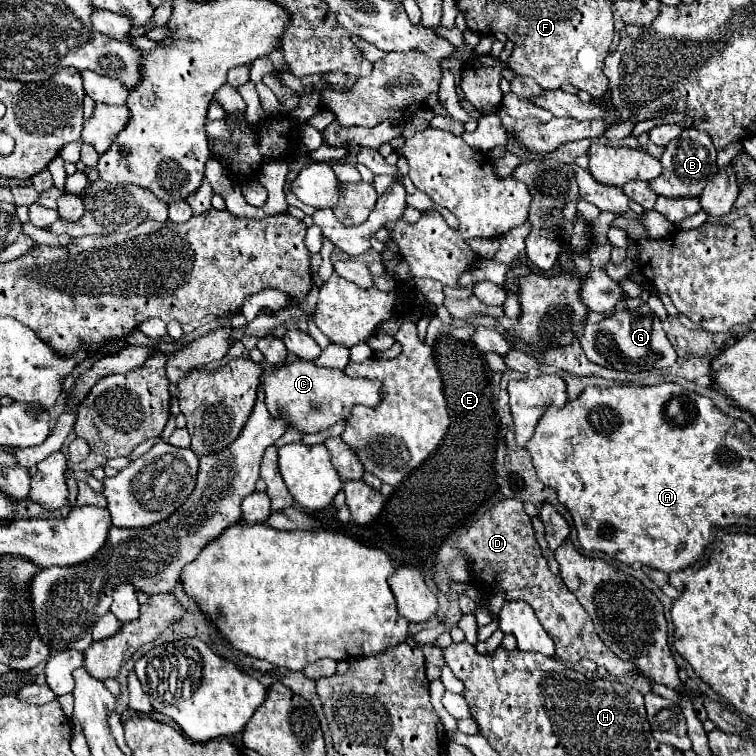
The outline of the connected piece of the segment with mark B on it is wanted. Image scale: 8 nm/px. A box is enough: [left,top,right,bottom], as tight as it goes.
[651,129,717,197]

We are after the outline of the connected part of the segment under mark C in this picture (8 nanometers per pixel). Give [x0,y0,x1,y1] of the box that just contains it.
[261,359,383,433]

